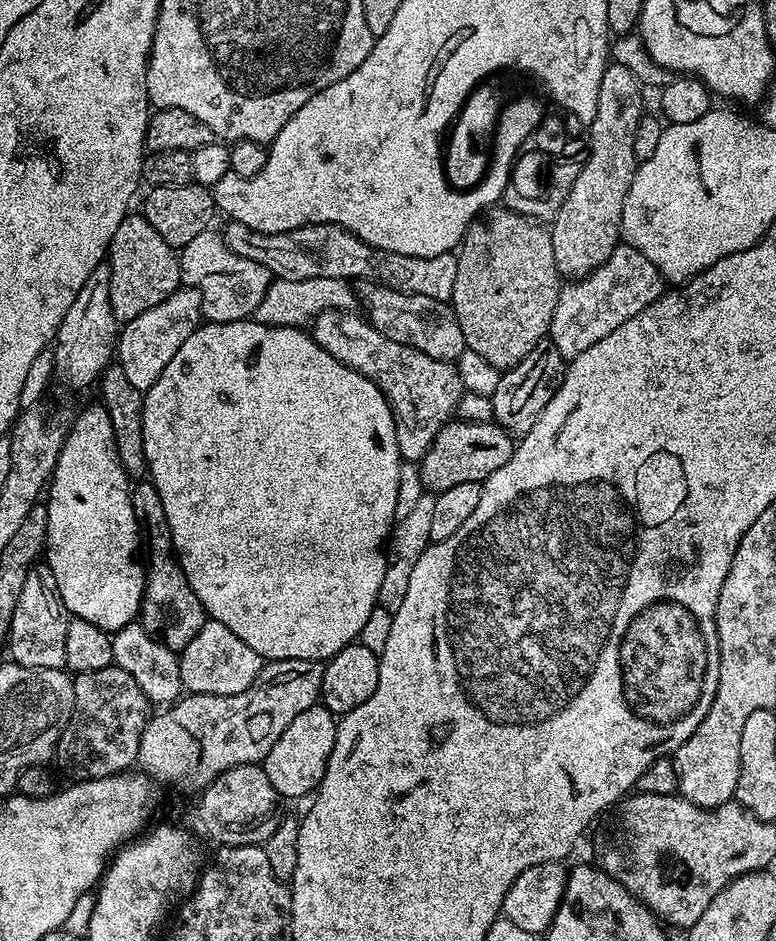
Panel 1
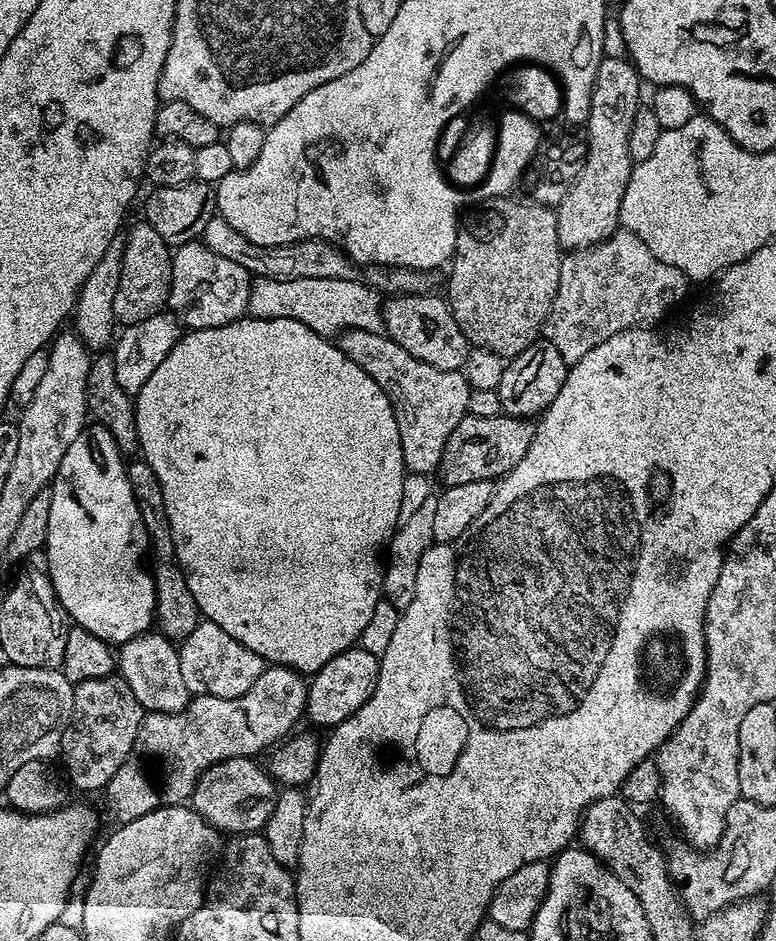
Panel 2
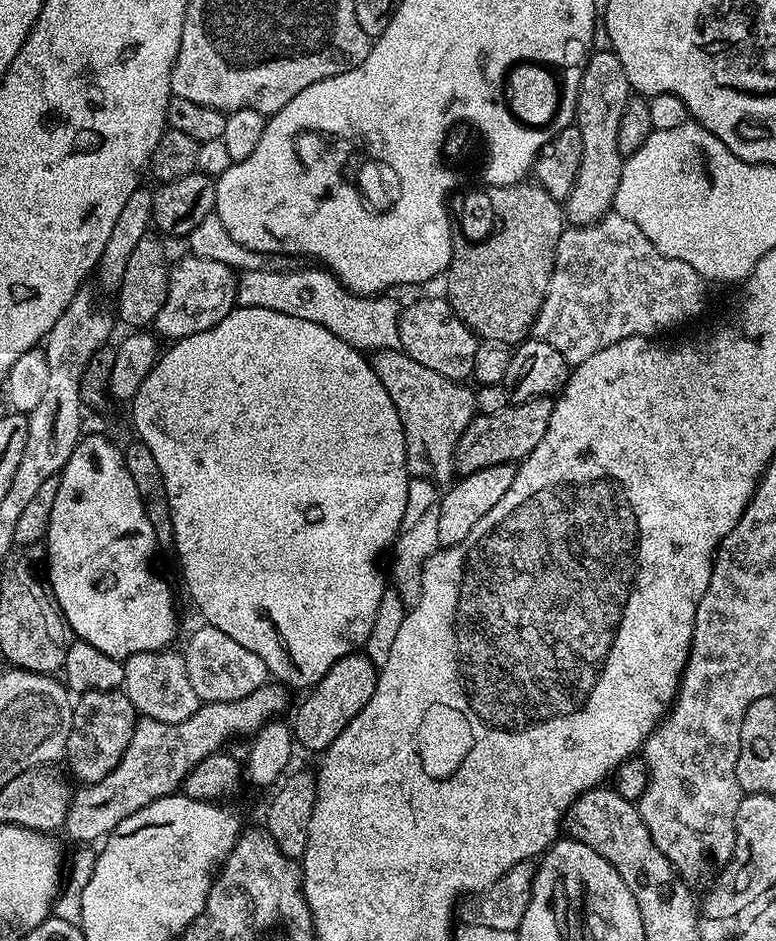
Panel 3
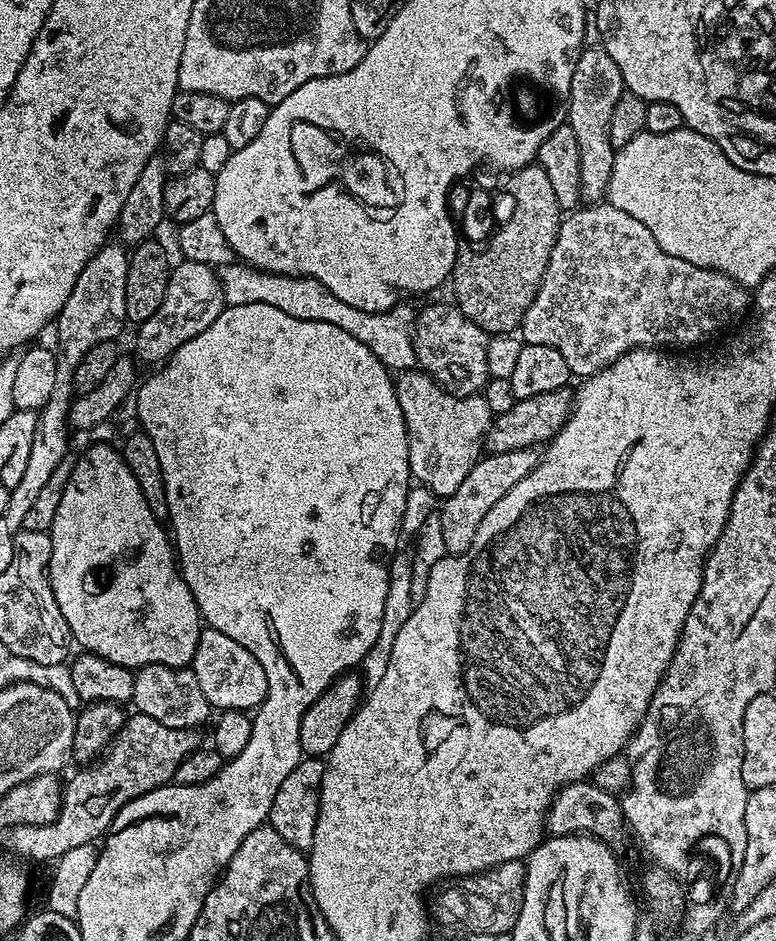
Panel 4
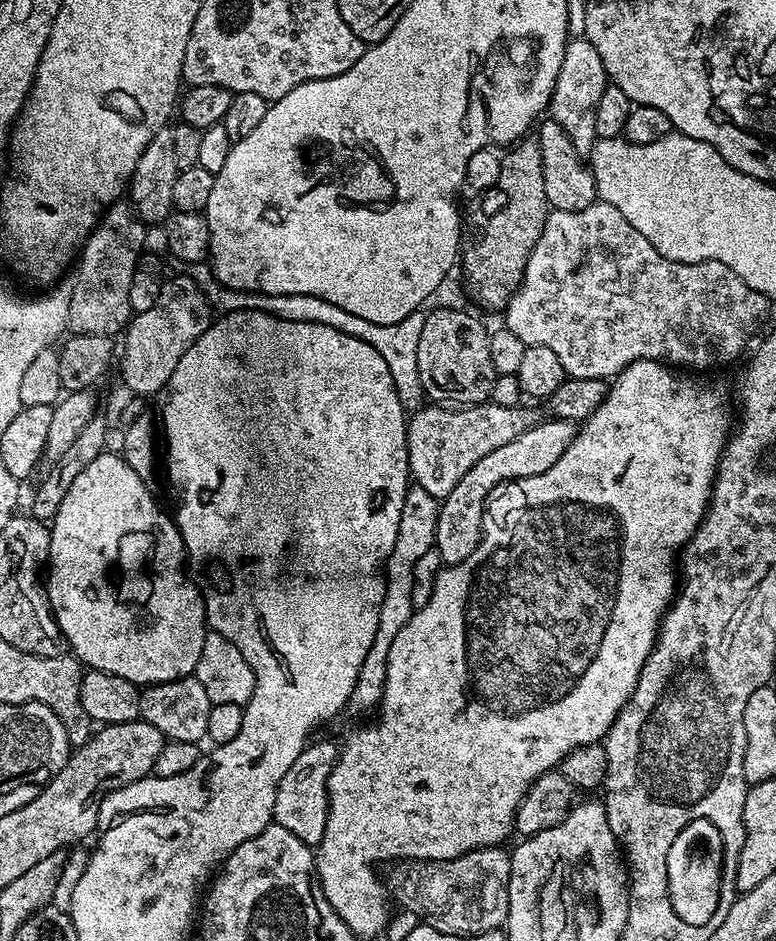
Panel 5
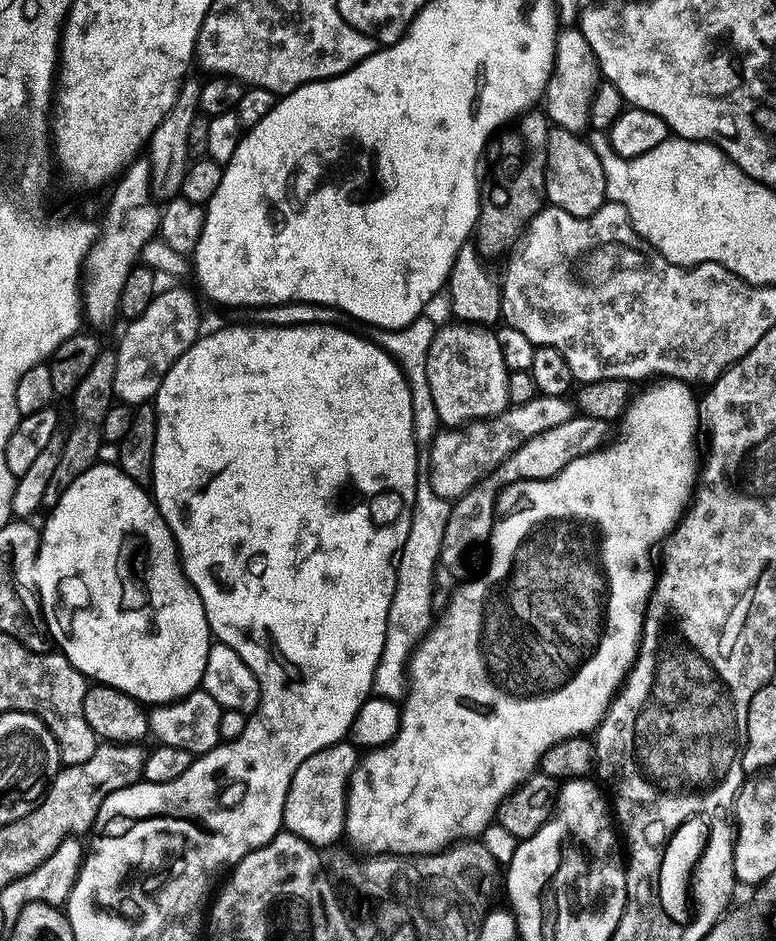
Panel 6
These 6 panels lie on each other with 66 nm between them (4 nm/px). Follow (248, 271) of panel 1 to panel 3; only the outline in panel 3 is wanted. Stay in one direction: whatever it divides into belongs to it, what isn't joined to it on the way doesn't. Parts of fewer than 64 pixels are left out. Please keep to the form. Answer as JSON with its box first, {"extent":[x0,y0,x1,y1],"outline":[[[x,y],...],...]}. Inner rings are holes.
{"extent":[154,254,238,342],"outline":[[[184,254],[177,264],[175,261],[171,265],[168,273],[168,297],[162,310],[158,310],[154,328],[168,342],[175,342],[190,334],[210,330],[222,322],[222,318],[226,318],[226,314],[230,314],[237,304],[238,276],[234,269],[222,262],[214,262],[214,258]]]}

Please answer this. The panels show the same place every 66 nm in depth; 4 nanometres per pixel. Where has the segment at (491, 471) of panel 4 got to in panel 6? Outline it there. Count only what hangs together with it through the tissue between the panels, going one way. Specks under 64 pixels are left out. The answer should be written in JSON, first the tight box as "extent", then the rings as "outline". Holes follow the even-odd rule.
{"extent":[440,414,609,578],"outline":[[[581,414],[573,415],[572,419],[562,422],[562,426],[554,426],[534,438],[530,438],[518,450],[514,450],[494,471],[487,476],[481,476],[477,484],[469,492],[462,494],[452,504],[450,522],[446,522],[446,534],[442,534],[442,550],[440,564],[448,572],[464,578],[469,575],[467,564],[472,555],[483,549],[492,535],[492,525],[496,512],[496,495],[507,484],[519,485],[529,480],[545,480],[558,474],[574,458],[585,456],[587,452],[595,452],[609,435],[609,425],[602,420],[595,420]],[[605,435],[605,436],[604,436]],[[520,480],[520,481],[519,481]],[[496,512],[496,513],[495,513]],[[493,515],[493,516],[492,516]],[[468,572],[468,573],[467,573]]]}

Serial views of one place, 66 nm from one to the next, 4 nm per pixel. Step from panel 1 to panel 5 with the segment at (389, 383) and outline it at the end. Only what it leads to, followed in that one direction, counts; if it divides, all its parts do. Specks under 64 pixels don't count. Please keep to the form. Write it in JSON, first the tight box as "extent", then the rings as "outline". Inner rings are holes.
{"extent":[408,402,530,501],"outline":[[[491,402],[467,406],[424,406],[408,420],[408,470],[426,494],[443,501],[486,454],[506,446],[530,427],[527,407],[507,408]]]}

